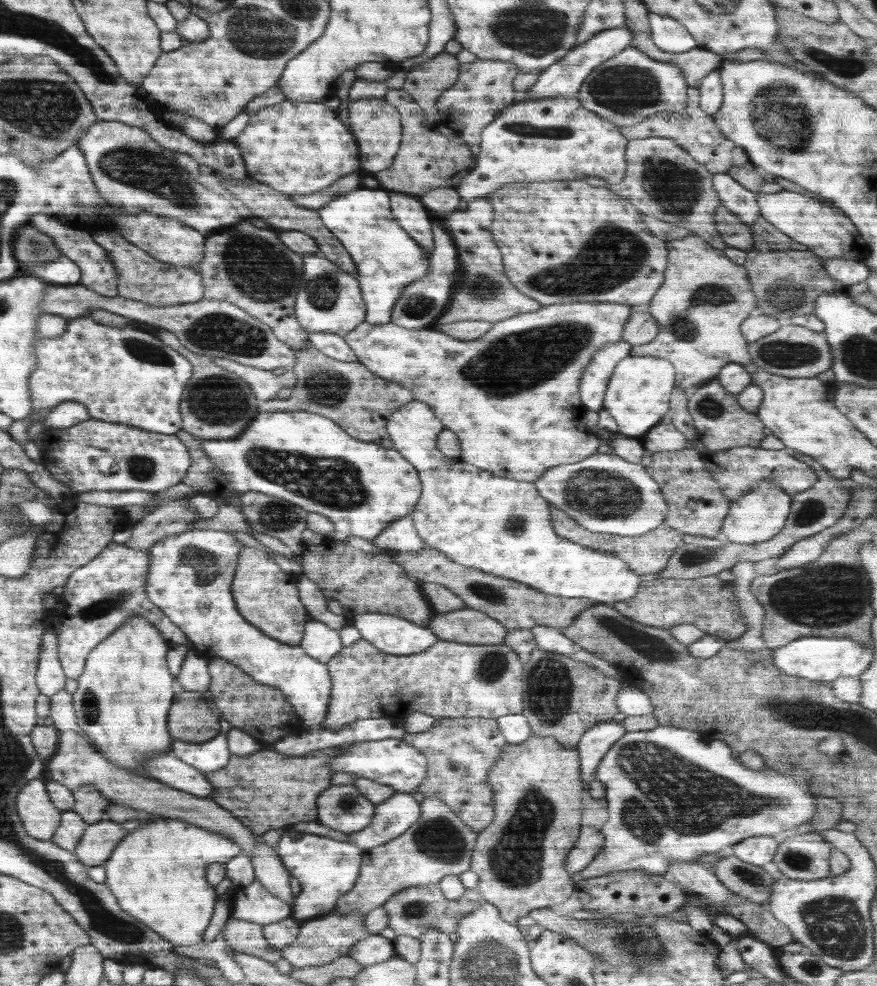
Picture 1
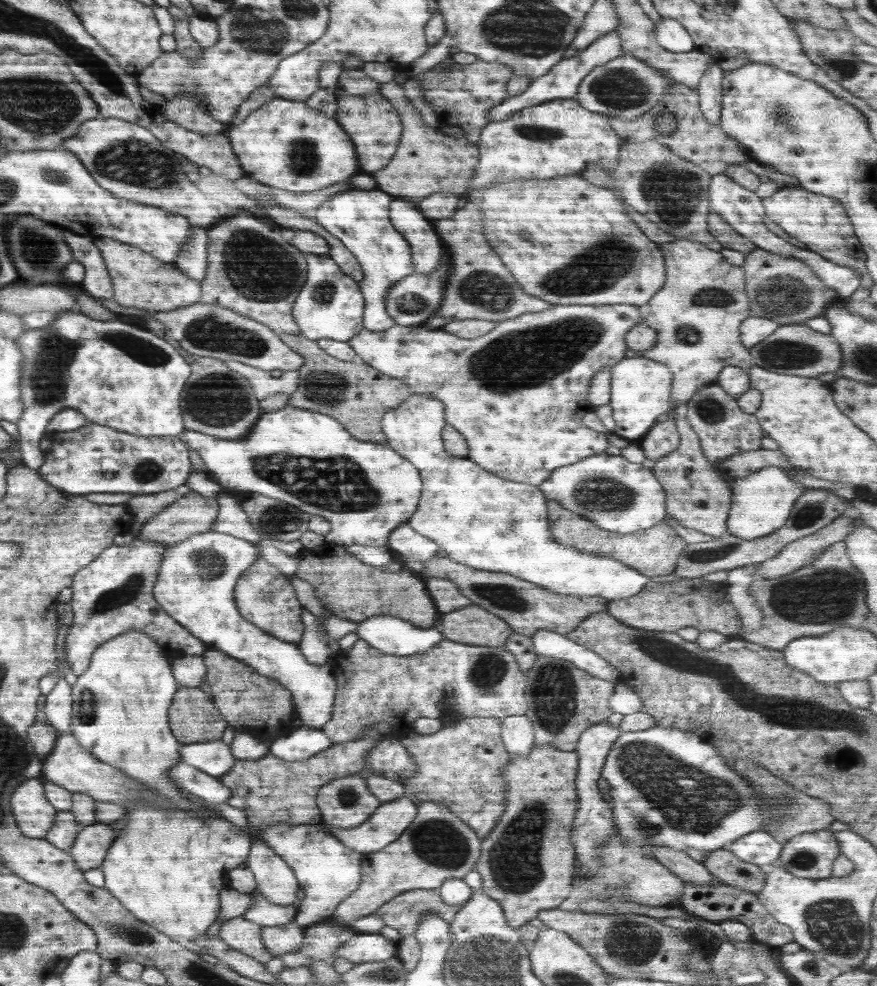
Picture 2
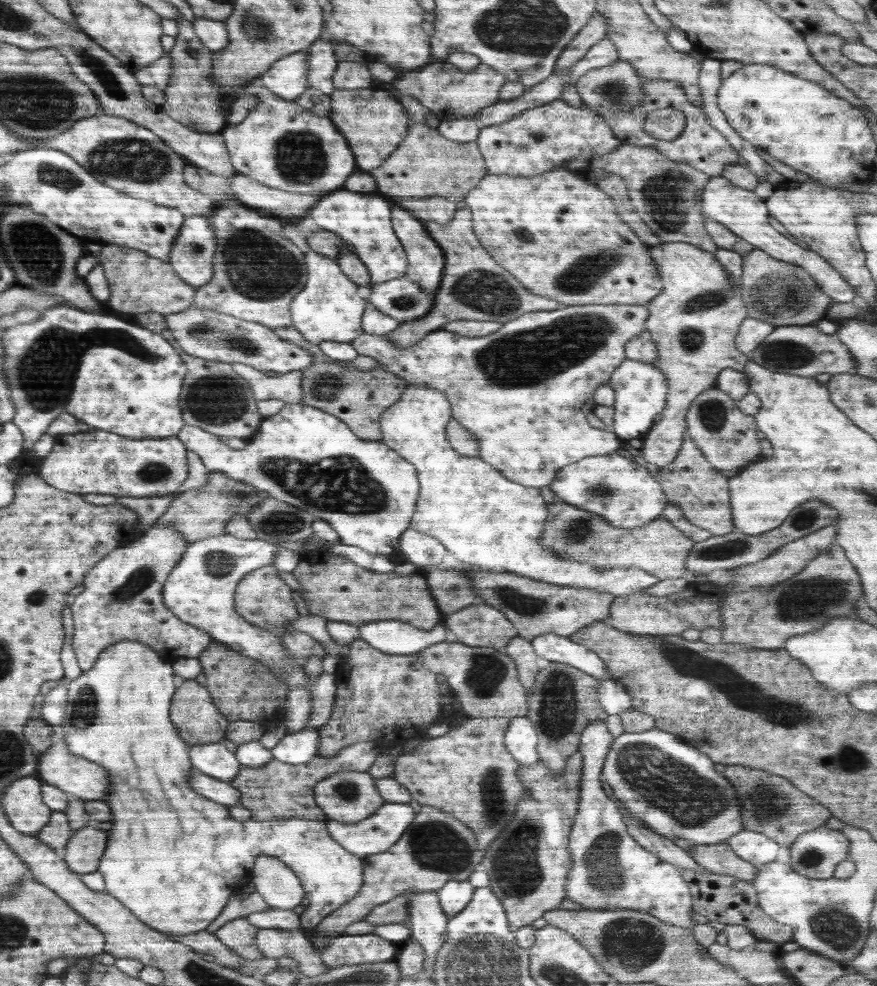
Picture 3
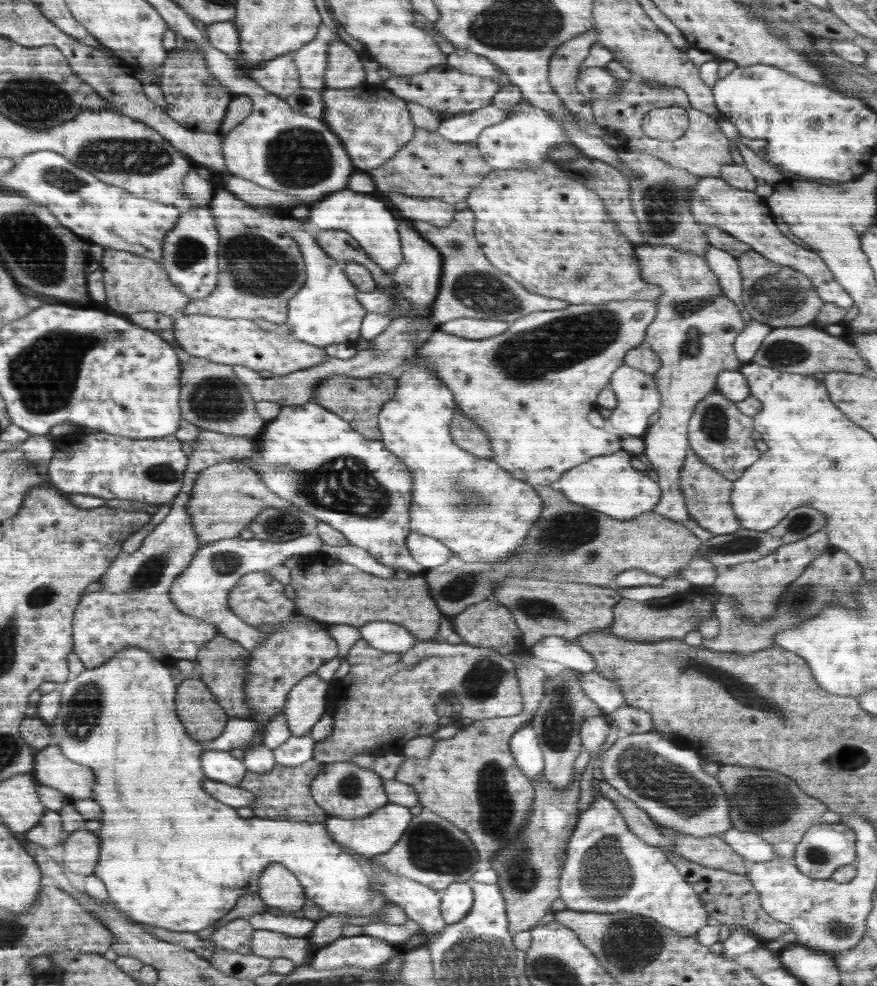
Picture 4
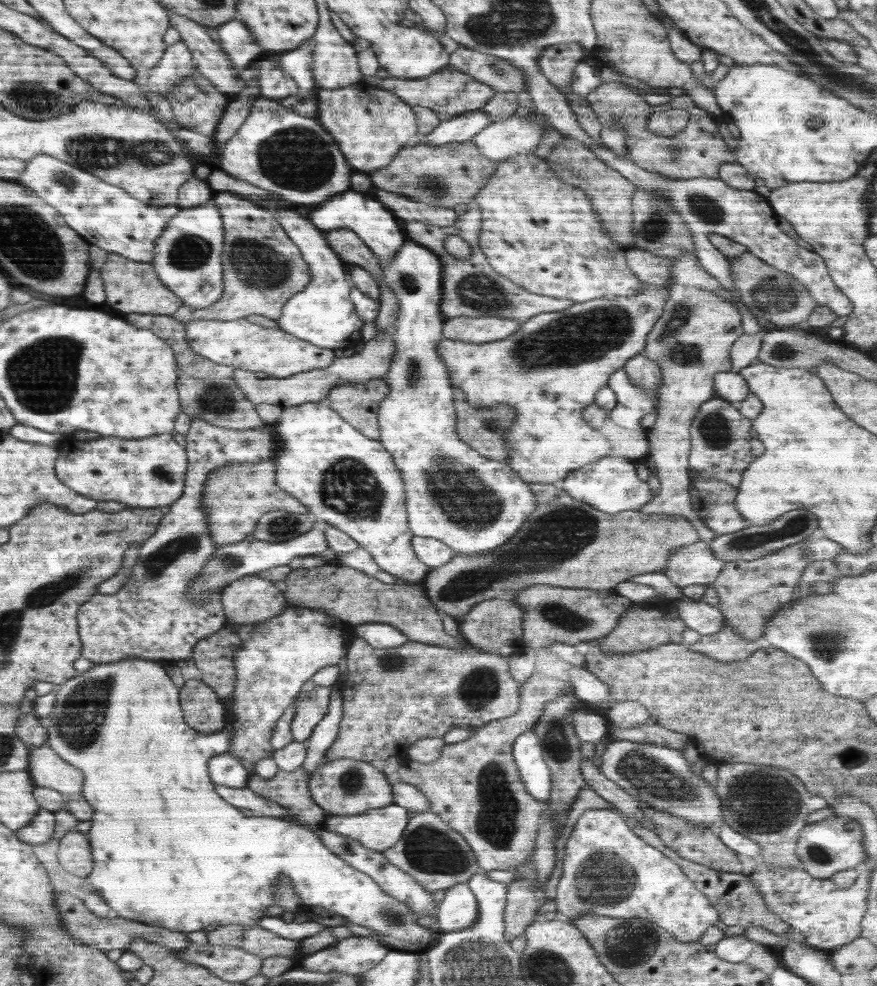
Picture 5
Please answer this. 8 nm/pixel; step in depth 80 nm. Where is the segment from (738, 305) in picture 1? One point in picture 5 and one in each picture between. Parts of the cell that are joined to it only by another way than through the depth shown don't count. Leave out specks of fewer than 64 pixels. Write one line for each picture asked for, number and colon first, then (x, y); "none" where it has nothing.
2: (697, 314)
3: (694, 321)
4: (693, 332)
5: (691, 341)

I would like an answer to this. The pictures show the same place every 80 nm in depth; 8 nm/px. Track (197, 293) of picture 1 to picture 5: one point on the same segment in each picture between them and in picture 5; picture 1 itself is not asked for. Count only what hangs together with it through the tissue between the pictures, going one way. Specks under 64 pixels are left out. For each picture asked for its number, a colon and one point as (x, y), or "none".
2: (141, 281)
3: (139, 284)
4: (133, 284)
5: (130, 287)

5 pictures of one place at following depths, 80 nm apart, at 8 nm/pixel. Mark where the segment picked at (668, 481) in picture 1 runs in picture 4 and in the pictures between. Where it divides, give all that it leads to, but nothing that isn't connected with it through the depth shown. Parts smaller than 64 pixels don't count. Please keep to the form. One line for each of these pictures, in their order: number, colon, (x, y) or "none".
2: (695, 496)
3: (702, 493)
4: (707, 494)

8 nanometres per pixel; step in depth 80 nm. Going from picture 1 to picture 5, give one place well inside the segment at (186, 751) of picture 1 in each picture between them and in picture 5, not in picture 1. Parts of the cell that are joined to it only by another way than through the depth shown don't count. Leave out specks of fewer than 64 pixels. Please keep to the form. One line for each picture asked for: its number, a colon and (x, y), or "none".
2: (214, 758)
3: (214, 760)
4: (219, 766)
5: (224, 769)

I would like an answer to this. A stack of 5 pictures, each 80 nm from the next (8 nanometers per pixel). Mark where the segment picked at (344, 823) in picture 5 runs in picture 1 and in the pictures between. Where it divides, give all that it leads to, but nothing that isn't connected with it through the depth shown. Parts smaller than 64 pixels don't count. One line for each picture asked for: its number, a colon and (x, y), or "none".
1: (393, 817)
2: (389, 821)
3: (375, 834)
4: (376, 833)

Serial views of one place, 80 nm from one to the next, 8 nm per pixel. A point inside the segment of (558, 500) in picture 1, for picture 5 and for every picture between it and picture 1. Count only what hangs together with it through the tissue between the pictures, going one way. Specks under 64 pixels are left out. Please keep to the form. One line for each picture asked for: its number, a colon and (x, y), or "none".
2: (617, 495)
3: (612, 486)
4: (609, 484)
5: (610, 484)

